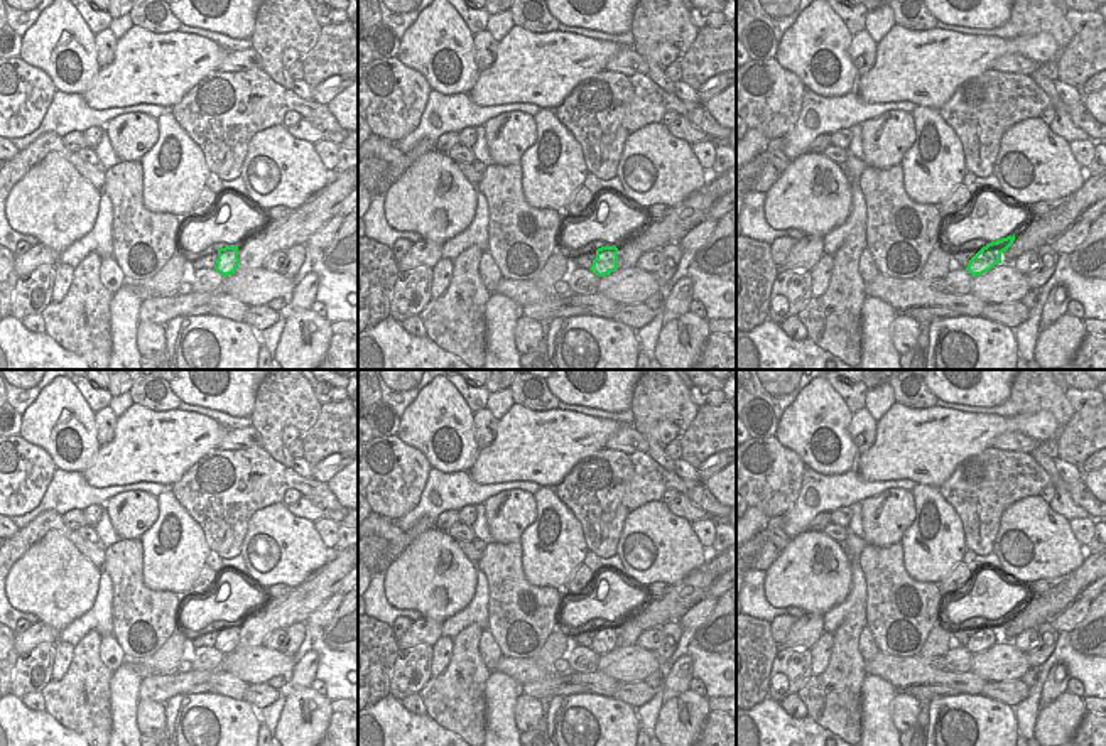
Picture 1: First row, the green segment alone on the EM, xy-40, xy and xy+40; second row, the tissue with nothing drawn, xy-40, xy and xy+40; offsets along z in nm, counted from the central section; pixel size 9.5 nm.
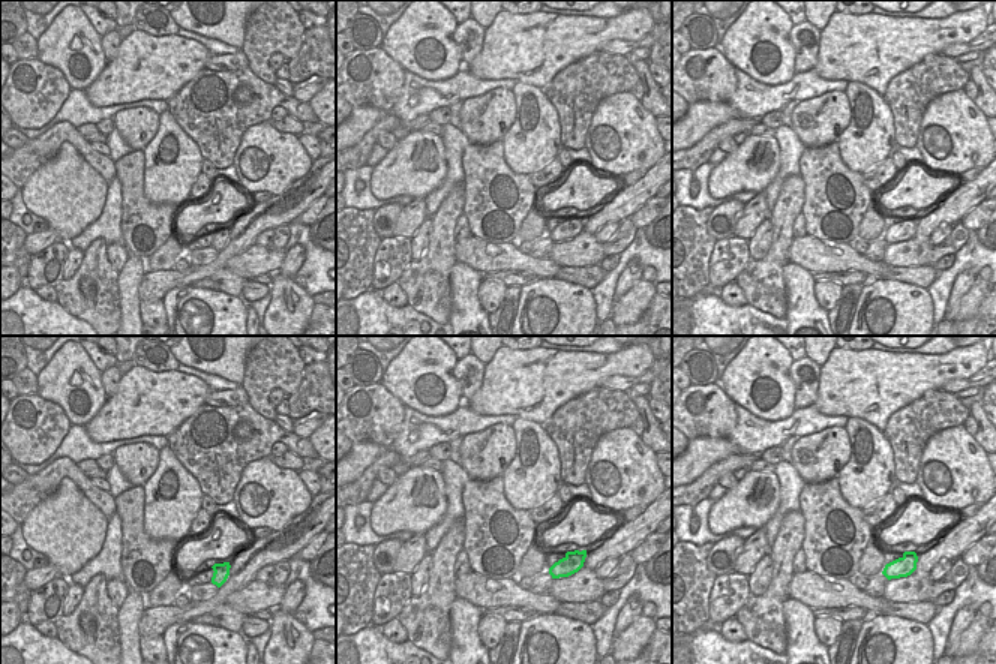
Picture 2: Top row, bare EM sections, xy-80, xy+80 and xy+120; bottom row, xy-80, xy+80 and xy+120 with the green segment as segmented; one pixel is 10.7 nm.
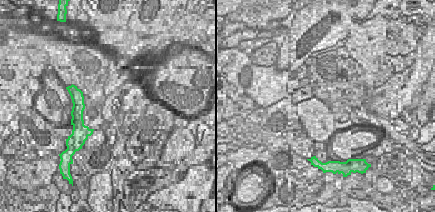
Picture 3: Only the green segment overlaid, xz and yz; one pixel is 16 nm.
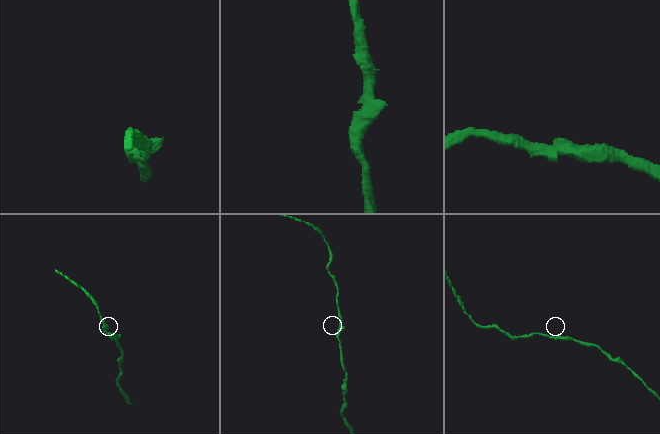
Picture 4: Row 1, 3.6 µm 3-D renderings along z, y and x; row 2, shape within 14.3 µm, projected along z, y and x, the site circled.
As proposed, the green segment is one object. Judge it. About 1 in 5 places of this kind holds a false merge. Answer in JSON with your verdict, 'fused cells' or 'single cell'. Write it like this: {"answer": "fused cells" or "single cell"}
{"answer": "single cell"}

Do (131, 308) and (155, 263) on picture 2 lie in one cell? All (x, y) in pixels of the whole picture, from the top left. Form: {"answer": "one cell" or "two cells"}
{"answer": "two cells"}

